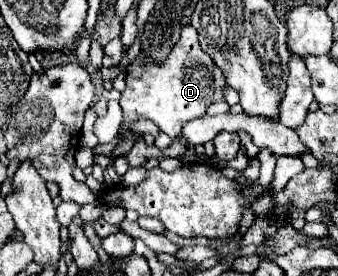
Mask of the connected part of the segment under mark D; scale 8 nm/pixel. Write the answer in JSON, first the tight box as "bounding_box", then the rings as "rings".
{"bounding_box":[121,24,225,138],"rings":[[[185,24],[181,28],[179,42],[167,54],[163,64],[151,64],[149,56],[141,52],[129,66],[127,66],[127,88],[121,92],[121,108],[123,108],[123,126],[121,138],[131,138],[129,122],[137,122],[141,118],[153,120],[161,132],[171,138],[177,138],[183,124],[199,118],[207,112],[207,106],[213,102],[225,100],[225,72],[215,68],[215,62],[201,50],[197,40],[197,32],[193,24]]]}

